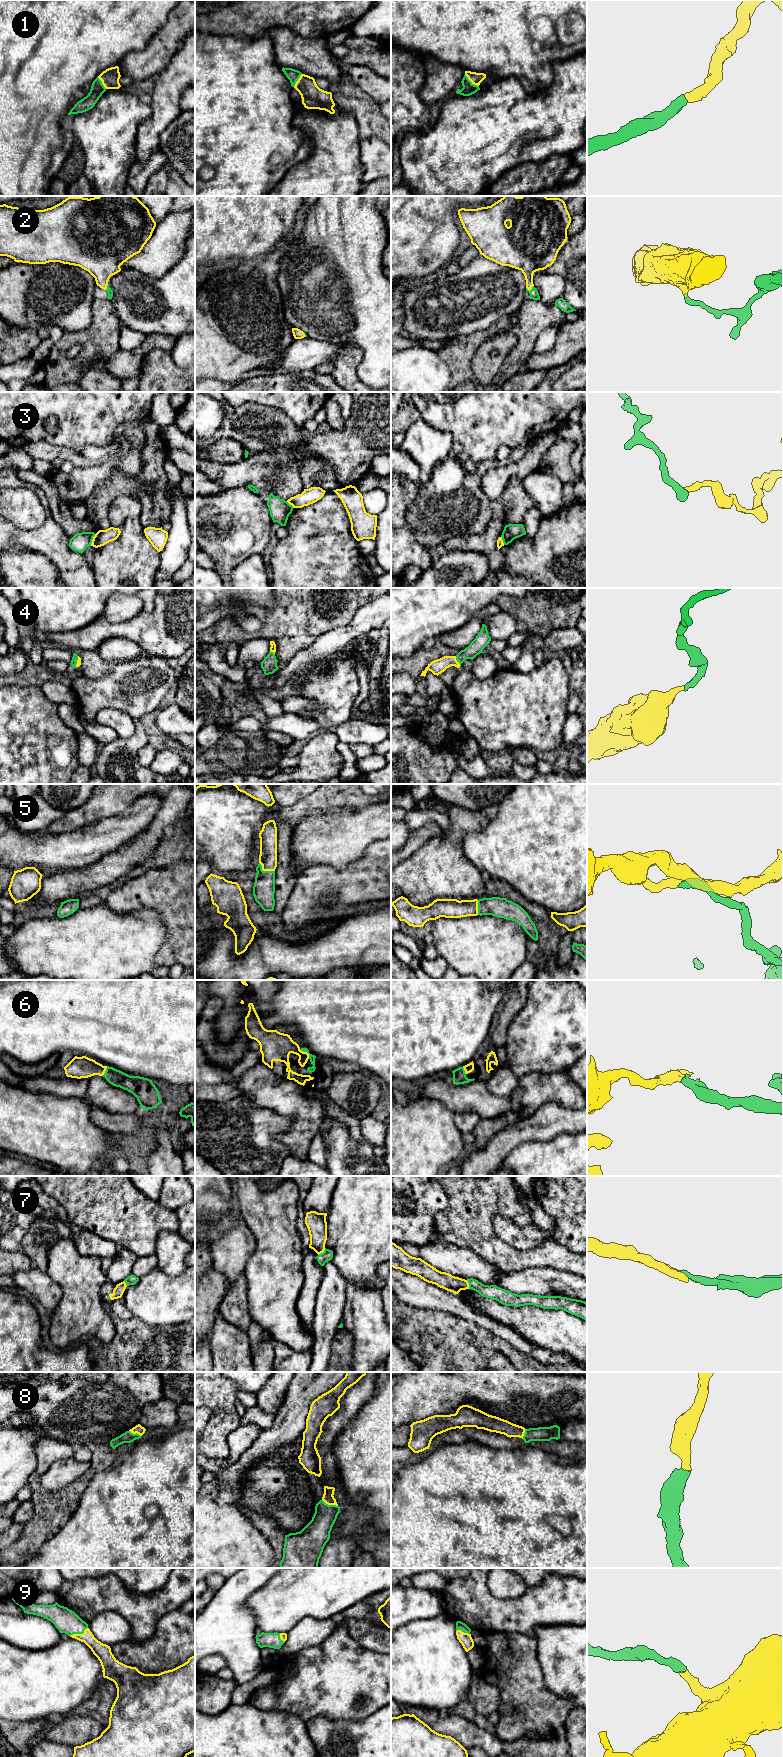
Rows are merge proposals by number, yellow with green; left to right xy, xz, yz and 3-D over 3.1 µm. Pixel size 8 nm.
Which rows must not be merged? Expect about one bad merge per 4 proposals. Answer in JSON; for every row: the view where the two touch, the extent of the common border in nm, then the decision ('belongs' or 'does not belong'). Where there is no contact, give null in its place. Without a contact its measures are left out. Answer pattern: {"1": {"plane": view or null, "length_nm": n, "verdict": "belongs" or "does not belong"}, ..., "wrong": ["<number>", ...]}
{"1": {"plane": "yz", "length_nm": 150, "verdict": "belongs"}, "2": {"plane": "yz", "length_nm": 70, "verdict": "belongs"}, "3": {"plane": "xy", "length_nm": 100, "verdict": "does not belong"}, "4": {"plane": "yz", "length_nm": 90, "verdict": "belongs"}, "5": {"plane": "xz", "length_nm": 150, "verdict": "belongs"}, "6": {"plane": "xz", "length_nm": 120, "verdict": "belongs"}, "7": {"plane": "xz", "length_nm": 90, "verdict": "belongs"}, "8": {"plane": "xz", "length_nm": 140, "verdict": "belongs"}, "9": {"plane": "xy", "length_nm": 160, "verdict": "belongs"}, "wrong": ["3"]}

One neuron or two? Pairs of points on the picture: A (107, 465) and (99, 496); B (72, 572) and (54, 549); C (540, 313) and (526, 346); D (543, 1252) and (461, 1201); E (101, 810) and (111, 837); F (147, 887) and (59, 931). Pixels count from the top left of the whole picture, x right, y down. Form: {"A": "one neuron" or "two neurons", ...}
{"A": "two neurons", "B": "one neuron", "C": "one neuron", "D": "one neuron", "E": "two neurons", "F": "two neurons"}

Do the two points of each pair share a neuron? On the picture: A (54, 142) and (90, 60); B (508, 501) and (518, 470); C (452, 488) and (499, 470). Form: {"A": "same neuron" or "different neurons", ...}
{"A": "same neuron", "B": "different neurons", "C": "different neurons"}

